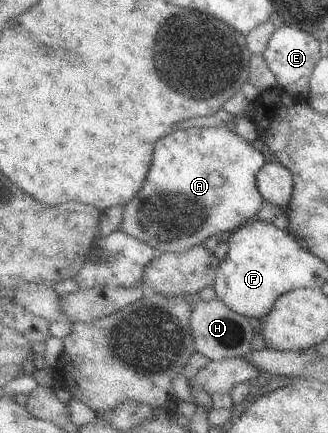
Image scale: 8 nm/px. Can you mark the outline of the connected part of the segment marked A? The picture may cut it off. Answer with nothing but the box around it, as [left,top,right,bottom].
[119,128,267,254]

